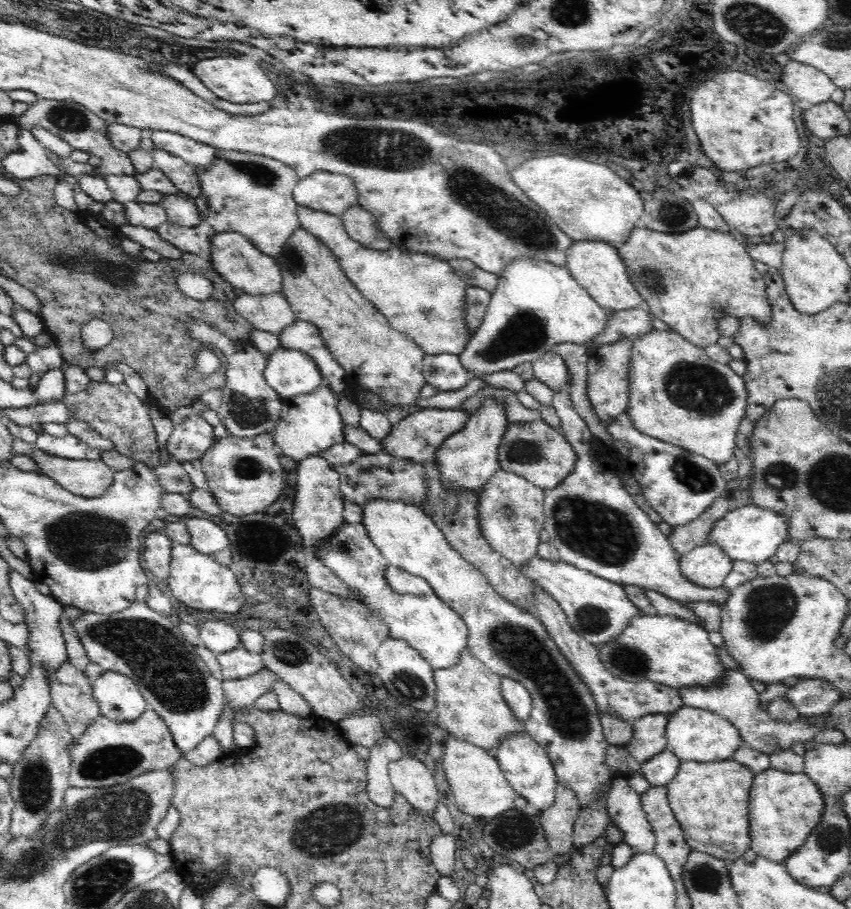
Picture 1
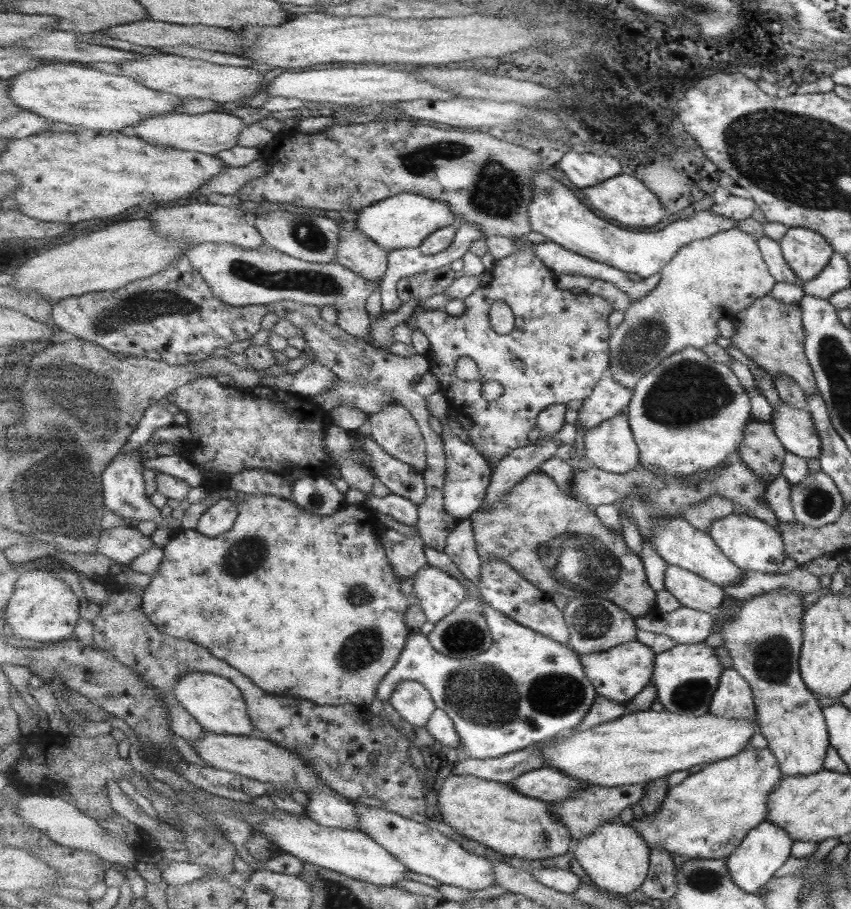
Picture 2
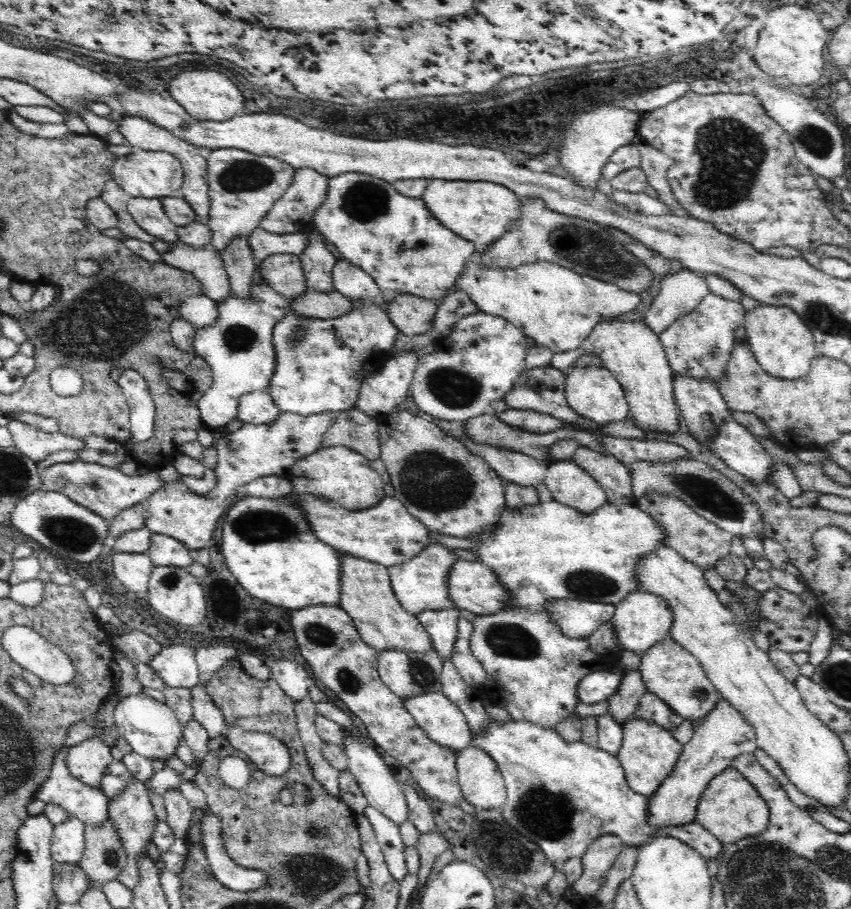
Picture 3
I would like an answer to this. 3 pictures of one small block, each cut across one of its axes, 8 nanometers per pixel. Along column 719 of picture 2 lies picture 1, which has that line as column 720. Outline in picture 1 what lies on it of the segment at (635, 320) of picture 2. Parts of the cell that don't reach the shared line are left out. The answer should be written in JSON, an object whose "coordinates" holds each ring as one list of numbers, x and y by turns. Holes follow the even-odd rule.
{"coordinates":[[699,224,682,234,664,234,636,227,626,242,617,245,617,250,625,263,629,281,649,306,651,315,696,346,705,347,718,340,721,333,717,330,717,322,724,317,752,317,761,326,771,322,771,306,763,274,758,272,755,260,746,253,744,245,730,233,707,229]]}

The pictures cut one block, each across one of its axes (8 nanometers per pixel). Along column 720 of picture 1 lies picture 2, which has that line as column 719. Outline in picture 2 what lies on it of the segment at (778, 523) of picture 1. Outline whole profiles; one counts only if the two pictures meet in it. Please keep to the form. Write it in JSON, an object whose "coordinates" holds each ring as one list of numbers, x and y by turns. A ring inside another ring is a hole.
{"coordinates":[[735,511,714,521,709,526,708,535,718,545,719,550,735,563,735,566,757,572,775,573,779,563,786,557,780,534,762,522,762,519]]}

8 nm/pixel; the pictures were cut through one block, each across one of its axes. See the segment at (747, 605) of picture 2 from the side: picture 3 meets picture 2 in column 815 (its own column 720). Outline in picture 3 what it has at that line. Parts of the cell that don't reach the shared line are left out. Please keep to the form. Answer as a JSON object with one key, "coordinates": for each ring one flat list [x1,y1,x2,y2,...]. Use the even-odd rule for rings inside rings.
{"coordinates":[[719,698,716,708,710,712,706,722,694,728,693,737,683,745,671,774,662,779,658,788,647,797,647,819,651,828,666,828,695,822,697,804,702,791,714,775,729,767,730,761,743,752,753,753,757,749,754,729,727,700]]}

